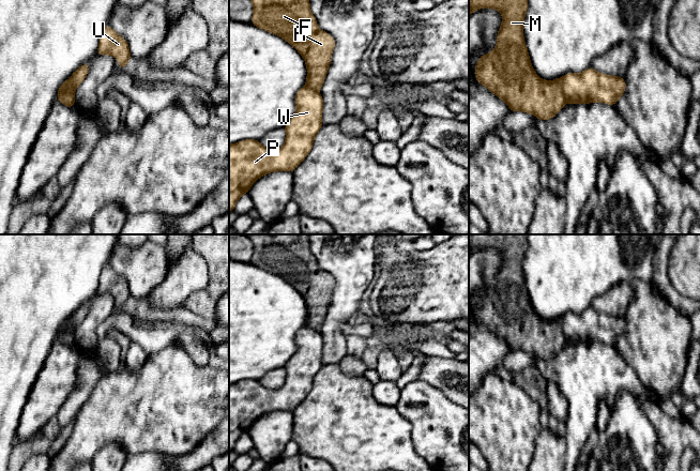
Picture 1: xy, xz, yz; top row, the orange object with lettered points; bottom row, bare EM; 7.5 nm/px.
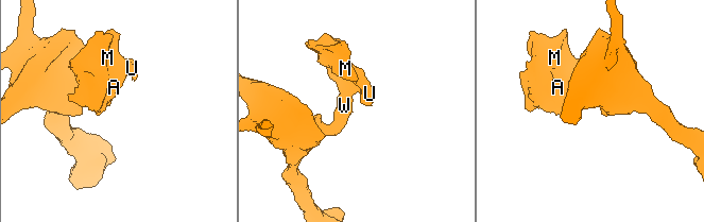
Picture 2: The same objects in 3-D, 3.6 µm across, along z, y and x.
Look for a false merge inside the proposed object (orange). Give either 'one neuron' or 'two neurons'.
two neurons

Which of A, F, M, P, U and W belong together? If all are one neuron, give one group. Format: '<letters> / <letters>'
A F M U / P W

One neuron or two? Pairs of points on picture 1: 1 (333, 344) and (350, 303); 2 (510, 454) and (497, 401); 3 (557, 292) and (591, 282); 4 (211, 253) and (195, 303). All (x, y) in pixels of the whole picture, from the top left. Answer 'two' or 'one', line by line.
1: one
2: one
3: one
4: one

